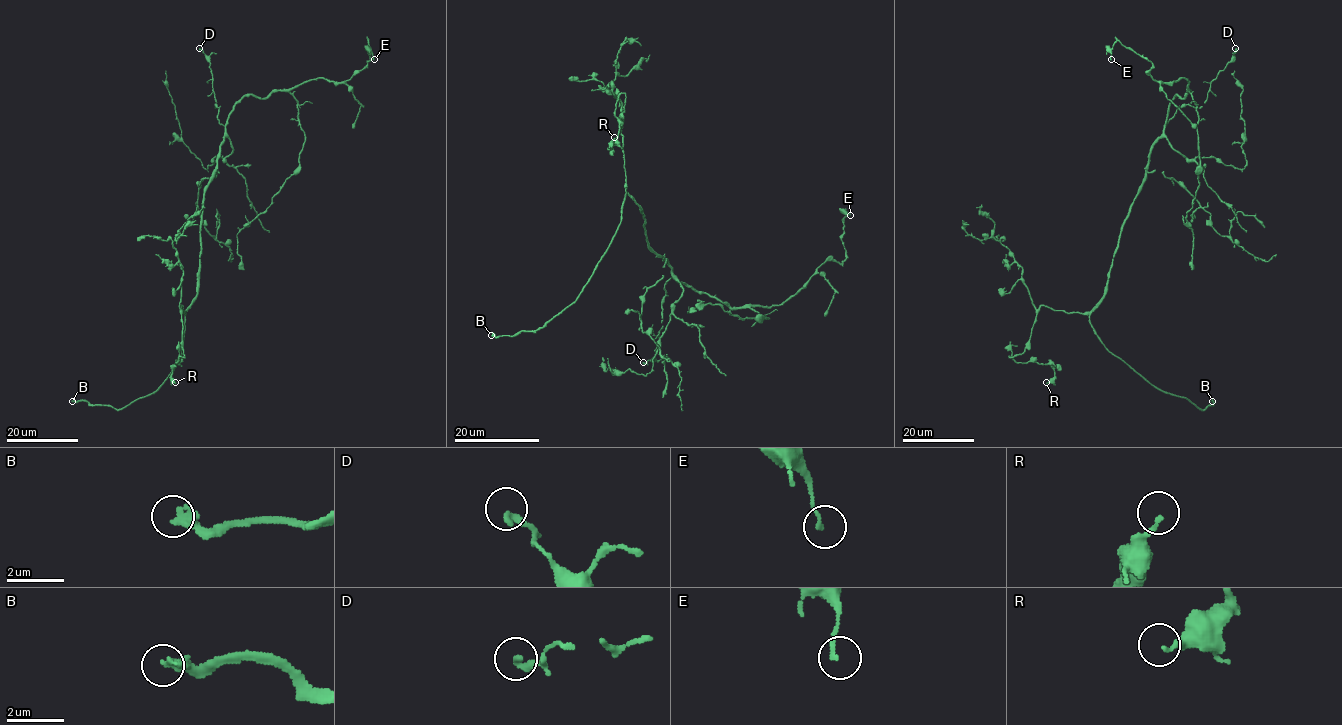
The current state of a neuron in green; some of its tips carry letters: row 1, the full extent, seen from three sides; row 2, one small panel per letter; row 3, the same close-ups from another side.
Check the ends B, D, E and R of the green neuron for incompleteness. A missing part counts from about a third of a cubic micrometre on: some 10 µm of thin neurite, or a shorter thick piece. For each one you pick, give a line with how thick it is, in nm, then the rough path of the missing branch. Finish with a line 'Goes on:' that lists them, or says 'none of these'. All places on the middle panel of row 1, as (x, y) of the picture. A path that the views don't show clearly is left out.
Goes on: none of these

